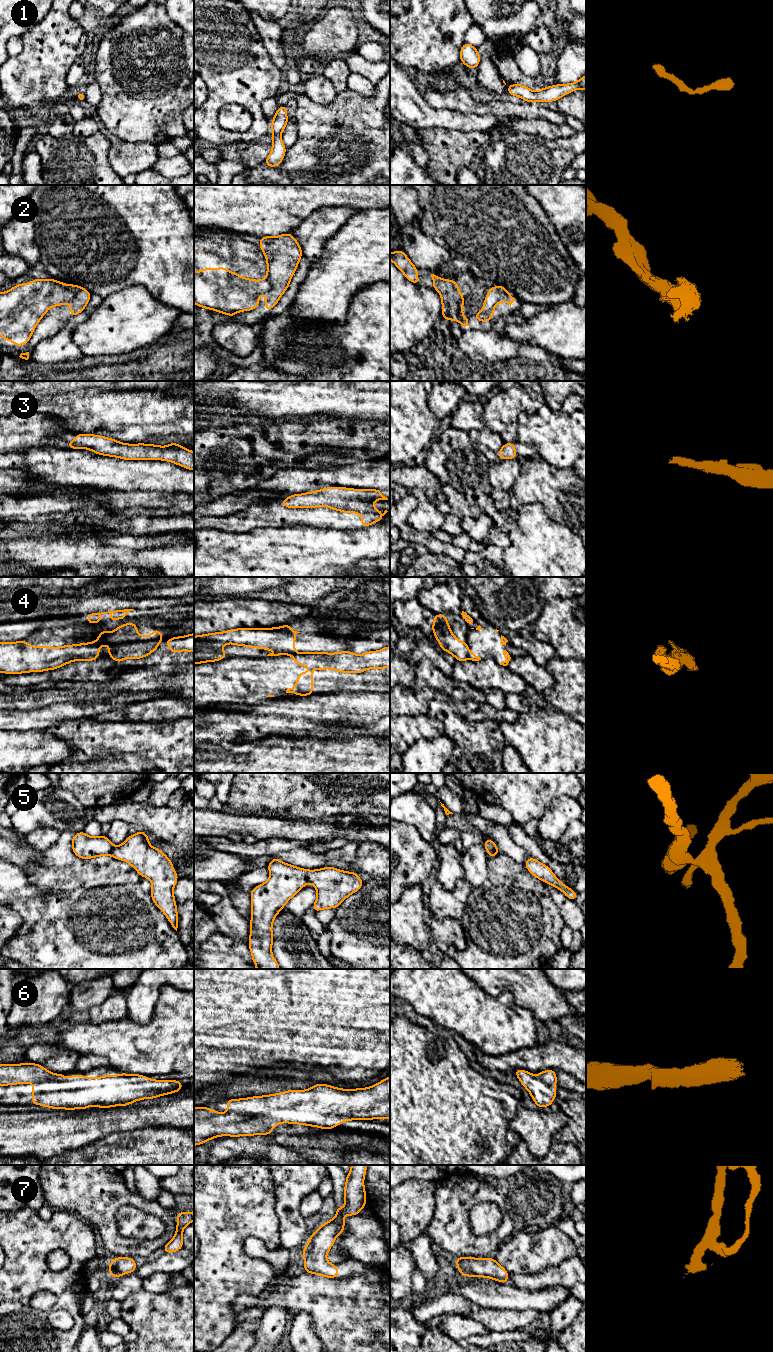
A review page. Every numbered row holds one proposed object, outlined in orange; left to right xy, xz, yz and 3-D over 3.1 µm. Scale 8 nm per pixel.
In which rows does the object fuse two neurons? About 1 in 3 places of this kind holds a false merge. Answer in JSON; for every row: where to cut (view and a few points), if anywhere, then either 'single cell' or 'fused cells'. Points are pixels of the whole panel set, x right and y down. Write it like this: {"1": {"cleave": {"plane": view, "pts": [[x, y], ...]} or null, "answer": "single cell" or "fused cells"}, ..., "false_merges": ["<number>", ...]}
{"1": {"cleave": null, "answer": "single cell"}, "2": {"cleave": null, "answer": "single cell"}, "3": {"cleave": null, "answer": "single cell"}, "4": {"cleave": {"plane": "xy", "pts": [[92, 642], [99, 646]]}, "answer": "fused cells"}, "5": {"cleave": {"plane": "xz", "pts": [[308, 870], [307, 881]]}, "answer": "fused cells"}, "6": {"cleave": null, "answer": "single cell"}, "7": {"cleave": null, "answer": "single cell"}, "false_merges": ["4", "5"]}

